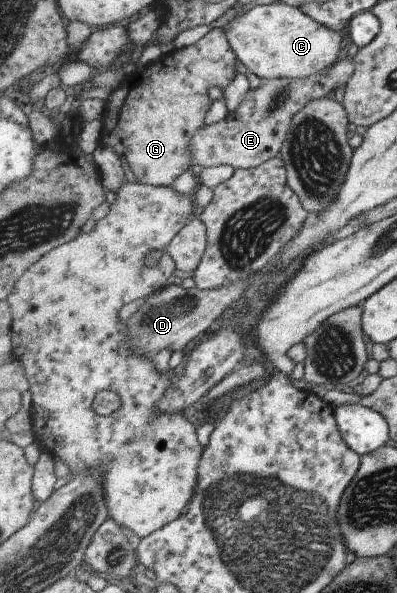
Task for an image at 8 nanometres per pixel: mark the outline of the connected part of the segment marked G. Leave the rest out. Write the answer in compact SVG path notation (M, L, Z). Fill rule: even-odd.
M222 27L212 29L212 31L208 32L202 39L191 46L174 49L168 53L164 53L157 61L154 61L154 63L136 67L130 74L121 77L119 81L113 84L112 93L105 101L105 109L103 112L104 137L102 139L102 145L104 145L104 147L110 147L121 162L131 169L138 181L148 185L171 187L172 183L194 163L195 155L192 155L192 151L190 151L190 143L192 143L194 137L198 135L198 131L202 131L201 110L204 109L206 102L210 101L210 89L212 89L212 87L219 87L221 89L230 87L230 84L237 78L236 64L238 63L237 55L230 45L230 40L226 39L226 32Z

